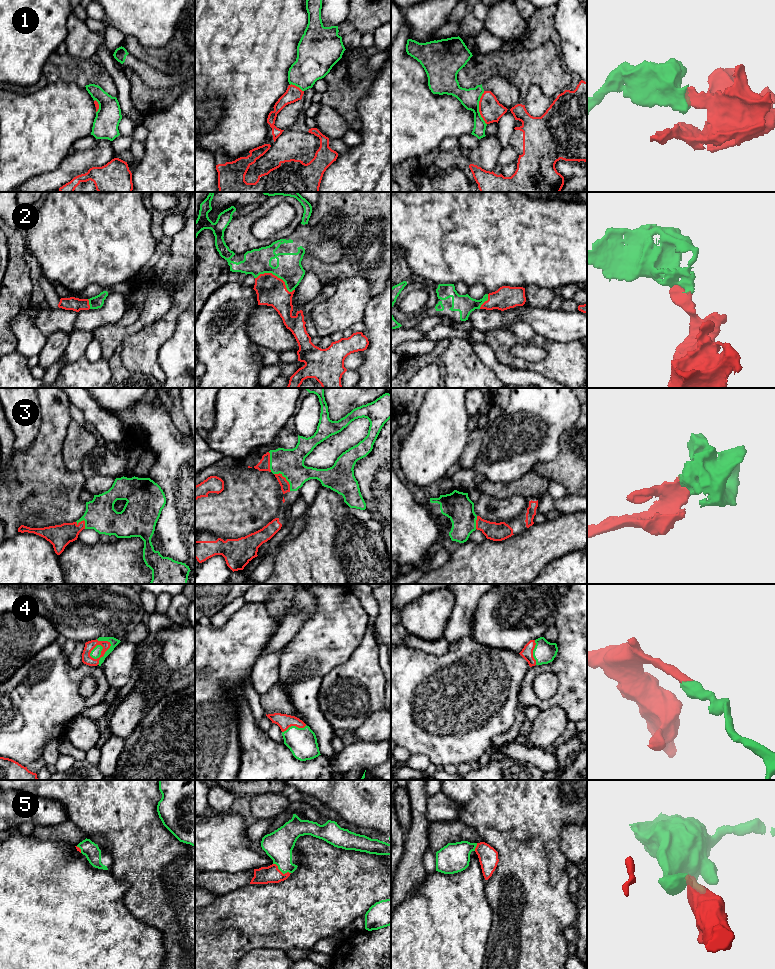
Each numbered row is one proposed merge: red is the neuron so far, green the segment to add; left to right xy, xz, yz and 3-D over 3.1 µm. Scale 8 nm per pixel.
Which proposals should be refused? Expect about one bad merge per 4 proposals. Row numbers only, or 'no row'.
1

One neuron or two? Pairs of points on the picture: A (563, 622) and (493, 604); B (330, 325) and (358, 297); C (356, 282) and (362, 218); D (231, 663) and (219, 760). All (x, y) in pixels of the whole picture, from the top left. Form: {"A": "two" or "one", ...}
{"A": "two", "B": "one", "C": "two", "D": "one"}

